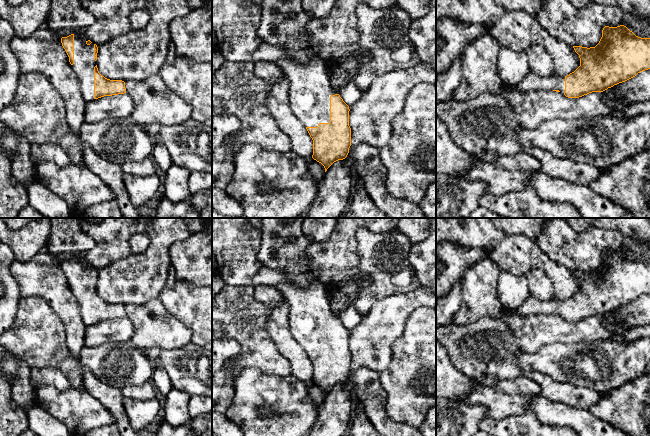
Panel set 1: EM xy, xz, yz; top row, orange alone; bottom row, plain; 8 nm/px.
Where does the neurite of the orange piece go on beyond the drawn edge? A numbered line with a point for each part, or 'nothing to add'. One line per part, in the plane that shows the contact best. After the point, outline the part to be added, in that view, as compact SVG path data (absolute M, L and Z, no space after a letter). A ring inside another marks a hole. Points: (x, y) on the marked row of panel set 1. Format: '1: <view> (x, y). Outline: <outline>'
1: xz (310, 89). Outline: M262 41L254 52L252 62L271 61L279 65L289 80L289 97L295 116L305 127L317 127L319 123L330 122L330 96L337 94L331 88L326 62L318 57L311 57L305 64L296 62L282 48Z

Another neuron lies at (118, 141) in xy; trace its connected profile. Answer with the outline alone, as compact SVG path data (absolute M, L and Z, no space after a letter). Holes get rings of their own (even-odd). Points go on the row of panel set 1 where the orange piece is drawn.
M108 118L92 124L84 122L78 136L102 159L119 166L151 156L151 137L144 127L131 119Z

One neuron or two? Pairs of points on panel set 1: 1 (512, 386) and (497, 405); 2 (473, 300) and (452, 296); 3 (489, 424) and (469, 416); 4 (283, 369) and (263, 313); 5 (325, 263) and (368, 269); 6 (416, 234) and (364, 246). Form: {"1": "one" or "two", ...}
{"1": "two", "2": "two", "3": "two", "4": "one", "5": "two", "6": "two"}

